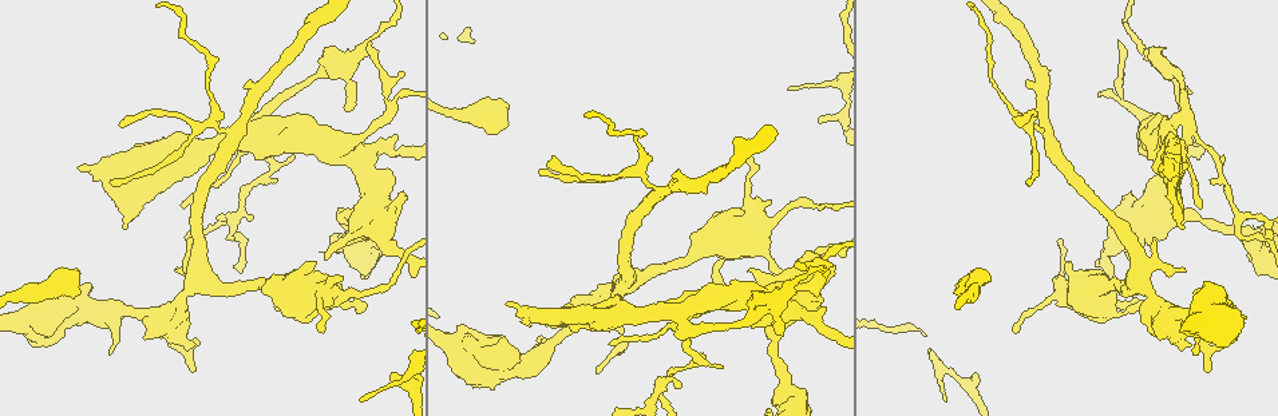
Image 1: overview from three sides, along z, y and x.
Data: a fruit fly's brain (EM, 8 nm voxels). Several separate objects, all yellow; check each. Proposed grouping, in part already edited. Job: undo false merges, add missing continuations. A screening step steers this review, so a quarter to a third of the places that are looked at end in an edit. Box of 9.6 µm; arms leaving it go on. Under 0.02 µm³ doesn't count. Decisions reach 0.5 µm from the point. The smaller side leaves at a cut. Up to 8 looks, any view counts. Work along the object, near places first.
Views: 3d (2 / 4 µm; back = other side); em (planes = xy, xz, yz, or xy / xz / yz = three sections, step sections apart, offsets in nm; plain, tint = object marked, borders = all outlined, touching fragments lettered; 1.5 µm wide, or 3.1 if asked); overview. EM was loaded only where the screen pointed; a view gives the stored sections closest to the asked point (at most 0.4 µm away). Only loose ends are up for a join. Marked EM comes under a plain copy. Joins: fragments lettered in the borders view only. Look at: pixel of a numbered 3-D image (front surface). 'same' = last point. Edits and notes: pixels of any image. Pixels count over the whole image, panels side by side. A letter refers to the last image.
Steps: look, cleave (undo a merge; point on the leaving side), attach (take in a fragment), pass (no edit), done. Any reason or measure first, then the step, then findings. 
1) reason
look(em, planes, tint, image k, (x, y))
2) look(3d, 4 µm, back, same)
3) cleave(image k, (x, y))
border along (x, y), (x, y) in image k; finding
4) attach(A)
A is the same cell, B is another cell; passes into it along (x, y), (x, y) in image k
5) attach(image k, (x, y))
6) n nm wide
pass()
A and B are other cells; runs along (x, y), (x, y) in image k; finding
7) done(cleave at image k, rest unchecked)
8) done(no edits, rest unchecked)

branch stops here
look(em, yz, step 4, borders, image 1, (834, 276))

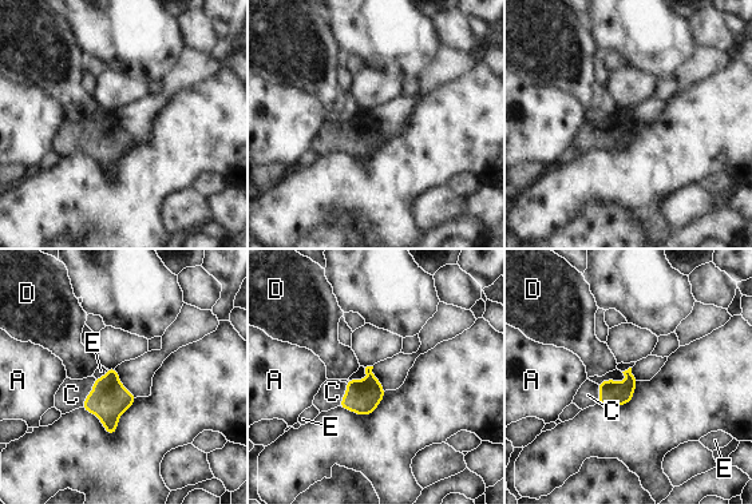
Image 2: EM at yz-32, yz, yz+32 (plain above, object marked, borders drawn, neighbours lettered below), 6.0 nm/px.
another direction
look(em, planes, borders, same)

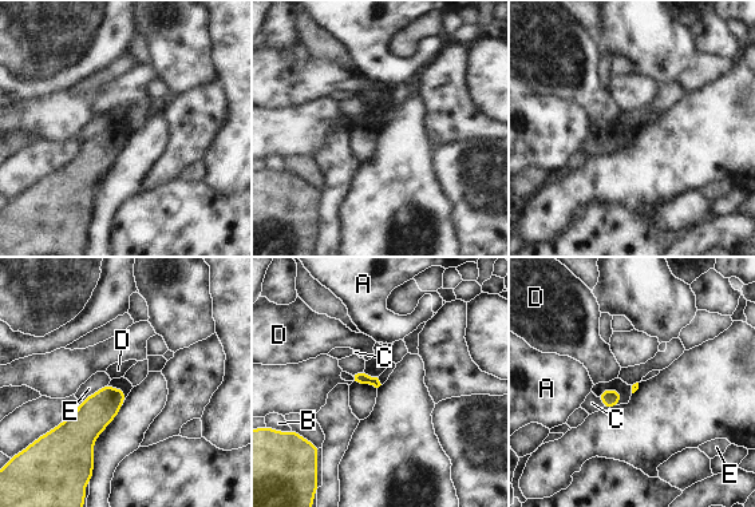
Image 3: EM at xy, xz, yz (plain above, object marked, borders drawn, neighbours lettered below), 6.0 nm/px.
E touches over 190 nm
attach(C)
C is the same cell, A, B, D and E are other cells; passes into it along (609, 397), (601, 400), (592, 403) in image 3; the neuron continues

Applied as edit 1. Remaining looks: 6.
free end
look(em, xz, step 8, borders, image 1, (278, 310))

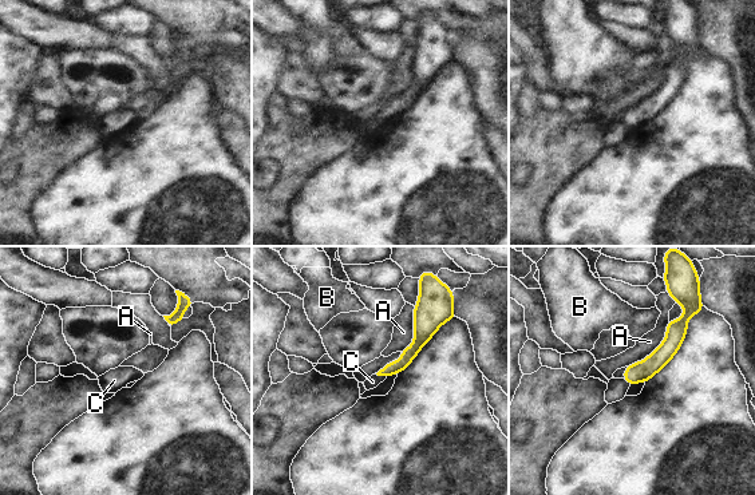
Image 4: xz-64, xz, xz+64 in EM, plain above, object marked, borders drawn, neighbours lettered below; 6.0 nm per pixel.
cut it another way
look(em, planes, borders, same)

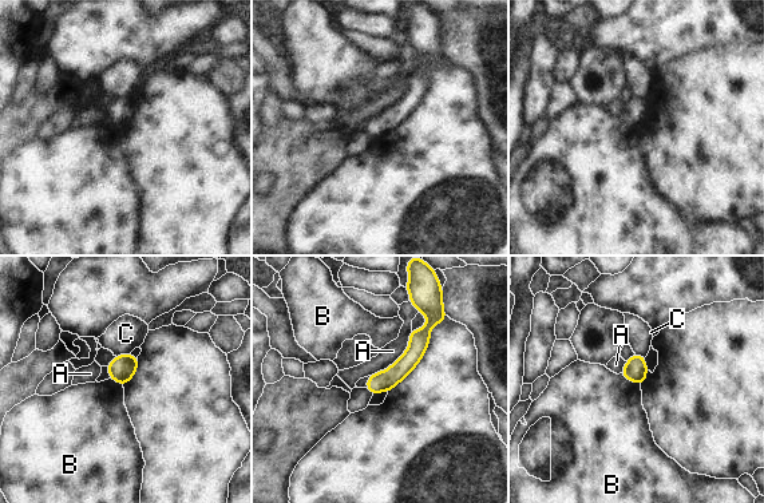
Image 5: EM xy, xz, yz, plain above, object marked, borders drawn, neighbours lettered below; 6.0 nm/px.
130 nm wide
pass()
A, B and C are other cells; runs along (428, 325), (415, 352), (373, 389) in image 5; none of them fits

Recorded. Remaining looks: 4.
an open end
look(3d, 4 µm, image 1, (619, 295))

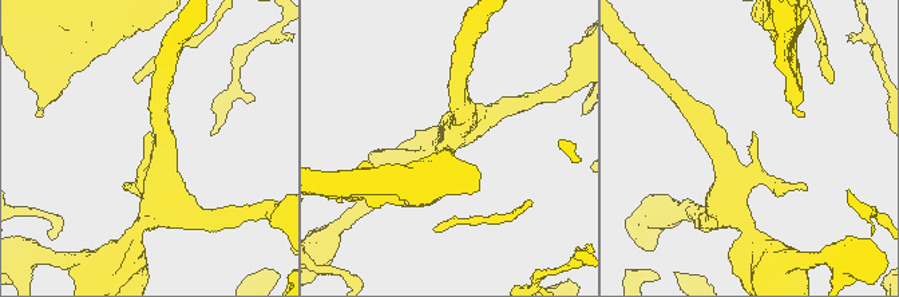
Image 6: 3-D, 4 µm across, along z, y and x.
look(em, yz, step 4, borders, image 6, (149, 132))

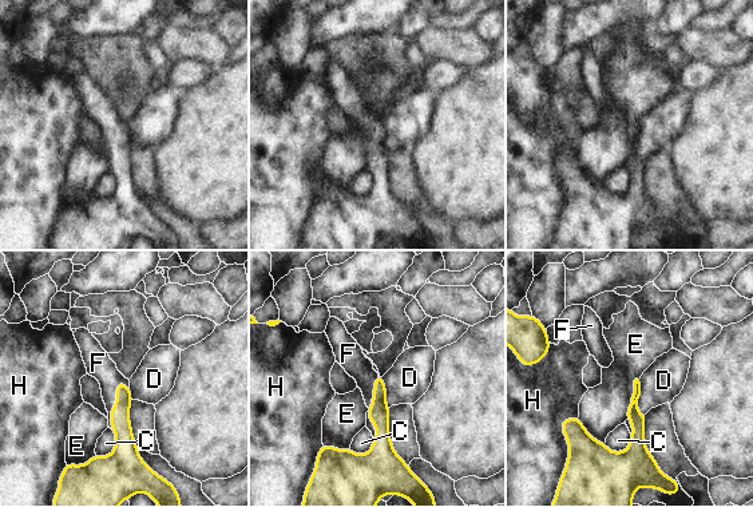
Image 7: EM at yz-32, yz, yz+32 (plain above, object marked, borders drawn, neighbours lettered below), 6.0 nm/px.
attach(F)
F is the same cell, C, D, E and H are other cells; passes into it along (119, 416), (117, 404), (100, 367) in image 7; the neuron continues

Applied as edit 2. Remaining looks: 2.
done(attach at image 3, attach at image 7, rest unchecked)

